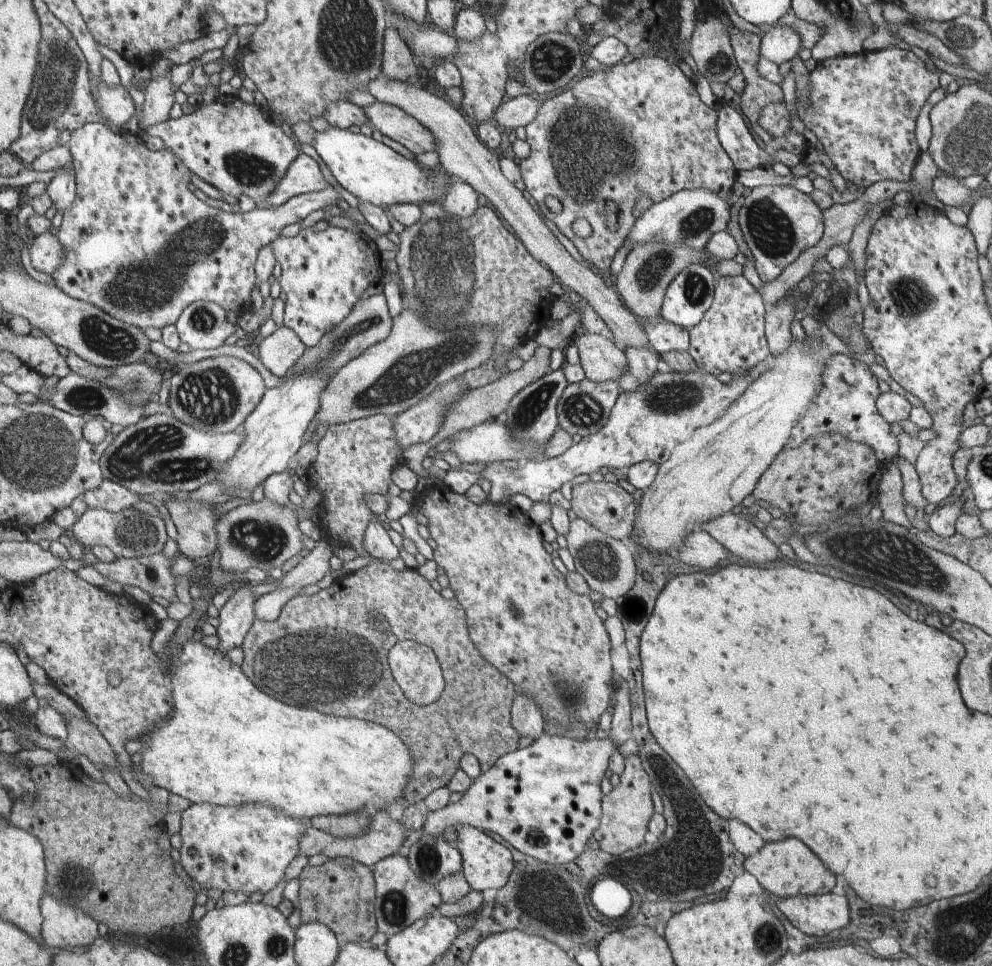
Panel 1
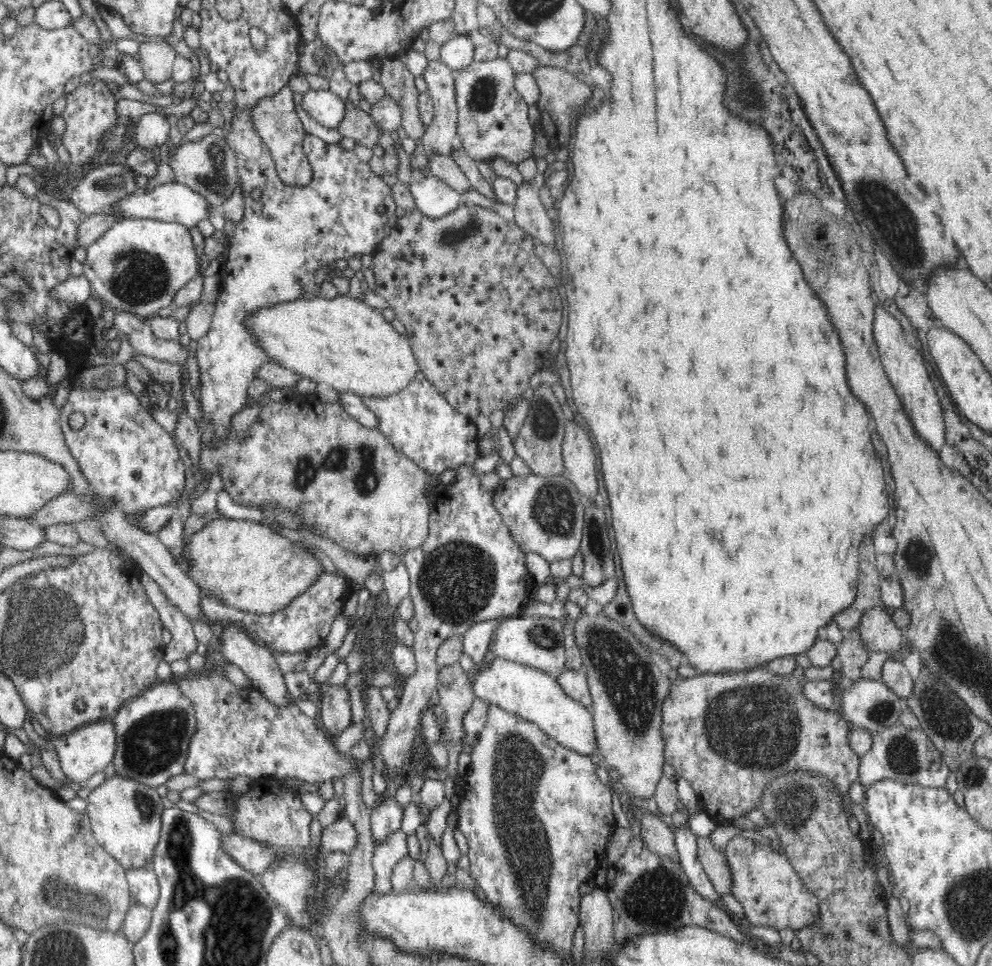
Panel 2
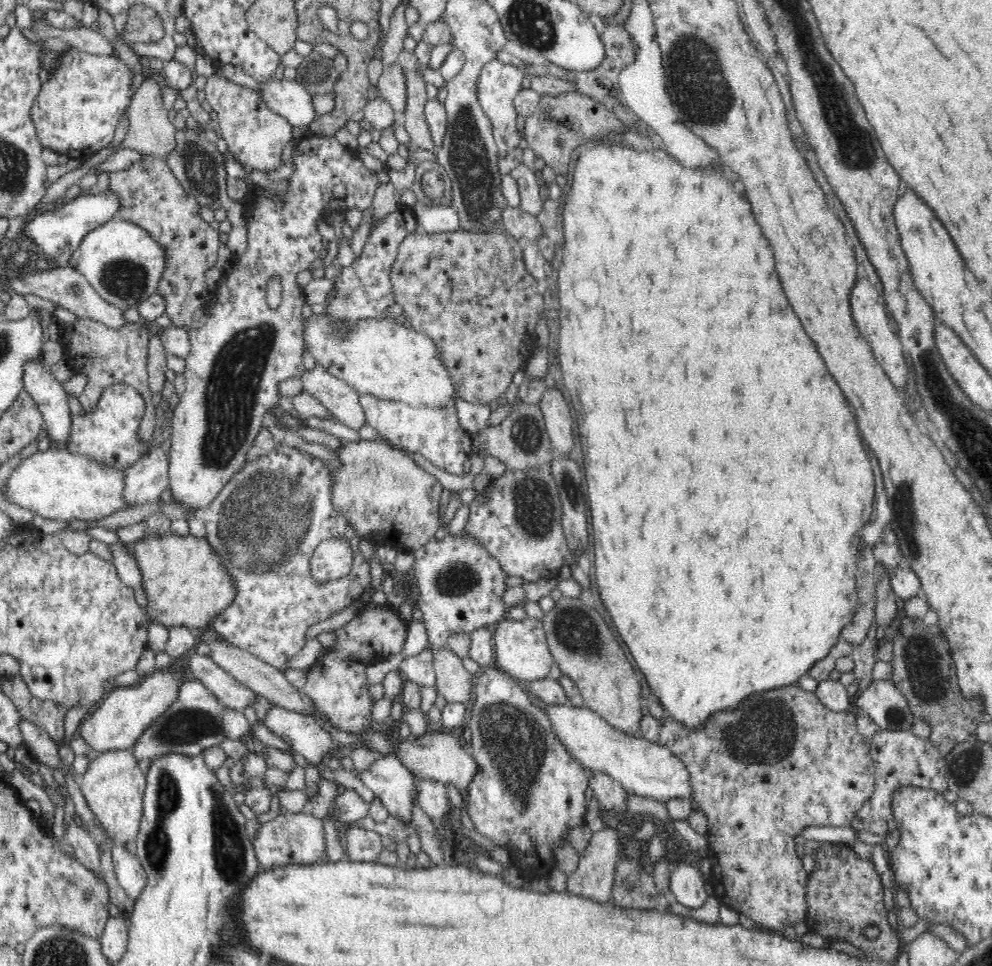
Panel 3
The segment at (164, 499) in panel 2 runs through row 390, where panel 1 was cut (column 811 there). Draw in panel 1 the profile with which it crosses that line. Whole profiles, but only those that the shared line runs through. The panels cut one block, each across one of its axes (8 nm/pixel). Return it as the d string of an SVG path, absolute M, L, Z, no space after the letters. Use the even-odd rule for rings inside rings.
M896 47L882 49L881 51L874 51L867 48L862 52L862 54L826 59L817 63L815 69L809 72L809 105L805 107L800 104L797 96L795 112L798 114L800 120L804 122L805 127L814 132L819 147L828 154L835 168L842 175L842 178L844 178L845 181L853 182L858 187L862 186L862 188L868 188L871 184L878 181L898 180L898 182L906 182L912 180L912 171L914 170L915 164L921 154L921 150L918 148L918 144L914 137L916 118L918 118L920 109L924 104L926 104L932 91L936 90L936 88L940 86L938 82L939 75L940 71L937 71L936 73L929 72L926 69L925 62L918 58L913 51L907 51Z

